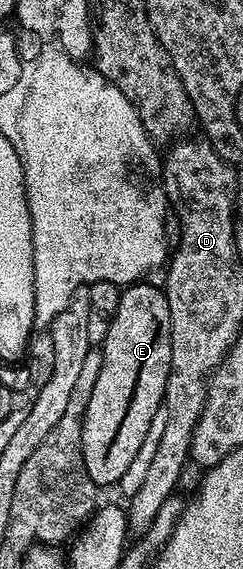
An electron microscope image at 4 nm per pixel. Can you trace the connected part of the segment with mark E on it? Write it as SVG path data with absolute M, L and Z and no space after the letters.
M140 281L122 288L117 305L117 317L113 317L113 325L109 325L109 333L103 338L101 350L101 373L97 373L97 382L93 385L93 393L89 395L89 405L83 414L81 429L81 453L85 461L85 469L95 482L96 488L103 489L118 484L119 479L129 469L133 457L137 457L137 449L141 449L141 441L145 441L145 433L149 433L149 425L153 425L153 417L157 417L157 409L163 405L165 385L171 372L171 330L169 329L169 301L166 290L162 286L154 287L151 281Z

